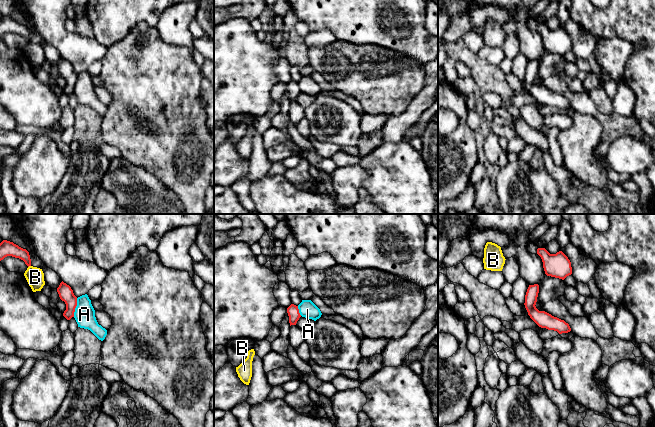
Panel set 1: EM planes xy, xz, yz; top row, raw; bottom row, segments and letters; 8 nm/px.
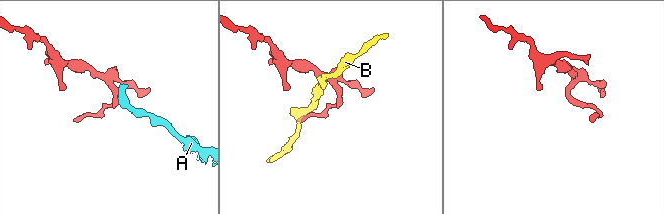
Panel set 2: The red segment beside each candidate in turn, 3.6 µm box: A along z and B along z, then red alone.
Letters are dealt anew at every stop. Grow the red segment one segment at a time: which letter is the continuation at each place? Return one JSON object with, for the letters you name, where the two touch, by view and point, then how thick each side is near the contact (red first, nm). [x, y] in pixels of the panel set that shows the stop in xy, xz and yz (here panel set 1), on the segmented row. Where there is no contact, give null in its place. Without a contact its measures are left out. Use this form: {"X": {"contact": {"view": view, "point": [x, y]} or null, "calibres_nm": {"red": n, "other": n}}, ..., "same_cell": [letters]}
{"same_cell": []}

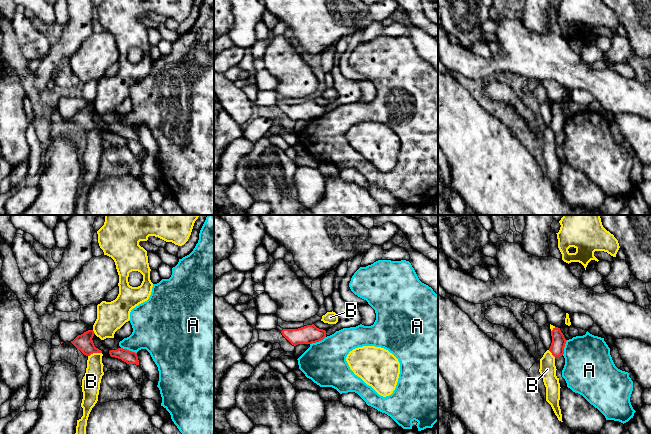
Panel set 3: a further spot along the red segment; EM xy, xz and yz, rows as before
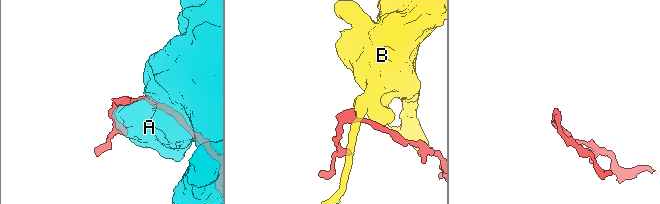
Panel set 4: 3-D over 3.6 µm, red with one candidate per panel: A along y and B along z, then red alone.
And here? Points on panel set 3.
{"same_cell": []}

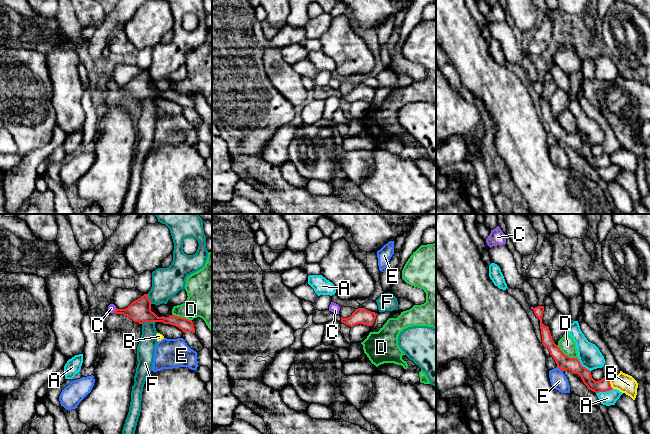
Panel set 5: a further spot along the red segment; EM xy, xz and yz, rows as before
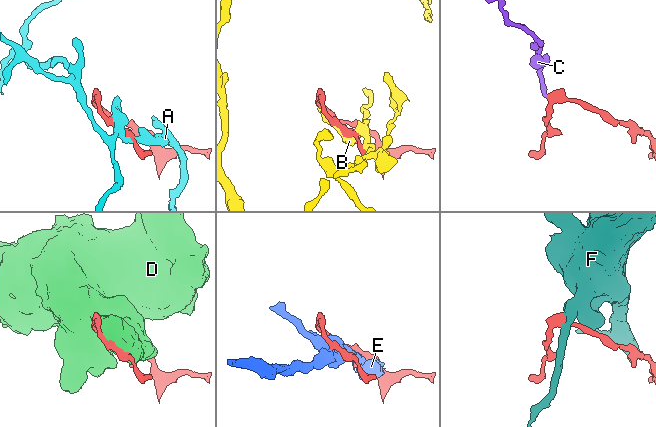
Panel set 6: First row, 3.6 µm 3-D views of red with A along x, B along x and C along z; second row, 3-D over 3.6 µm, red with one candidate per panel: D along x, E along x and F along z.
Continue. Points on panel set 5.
{"C": {"contact": {"view": "xy", "point": [115, 310]}, "calibres_nm": {"red": 180, "other": 60}}, "same_cell": ["C"]}

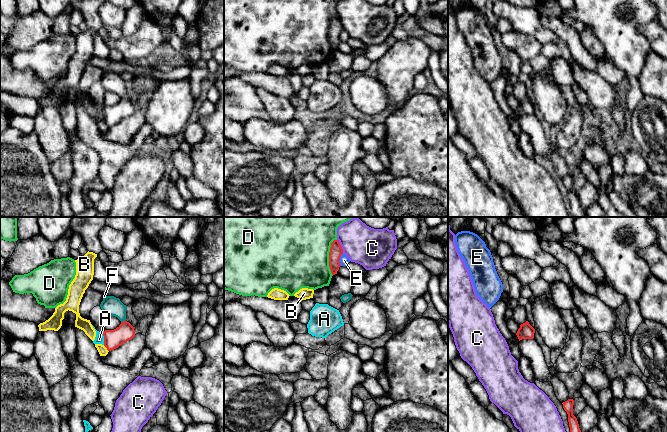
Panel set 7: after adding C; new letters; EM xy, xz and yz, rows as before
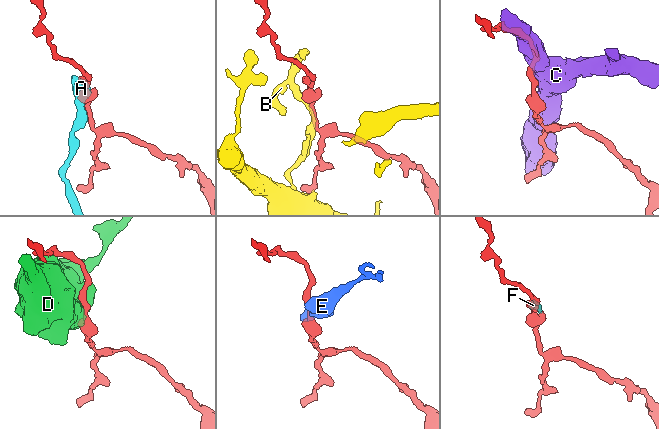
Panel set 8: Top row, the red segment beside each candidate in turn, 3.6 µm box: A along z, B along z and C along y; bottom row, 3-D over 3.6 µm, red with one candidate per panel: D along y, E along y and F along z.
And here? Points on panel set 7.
{"F": {"contact": {"view": "xy", "point": [123, 321]}, "calibres_nm": {"red": 150, "other": 150}}, "same_cell": ["F"]}

